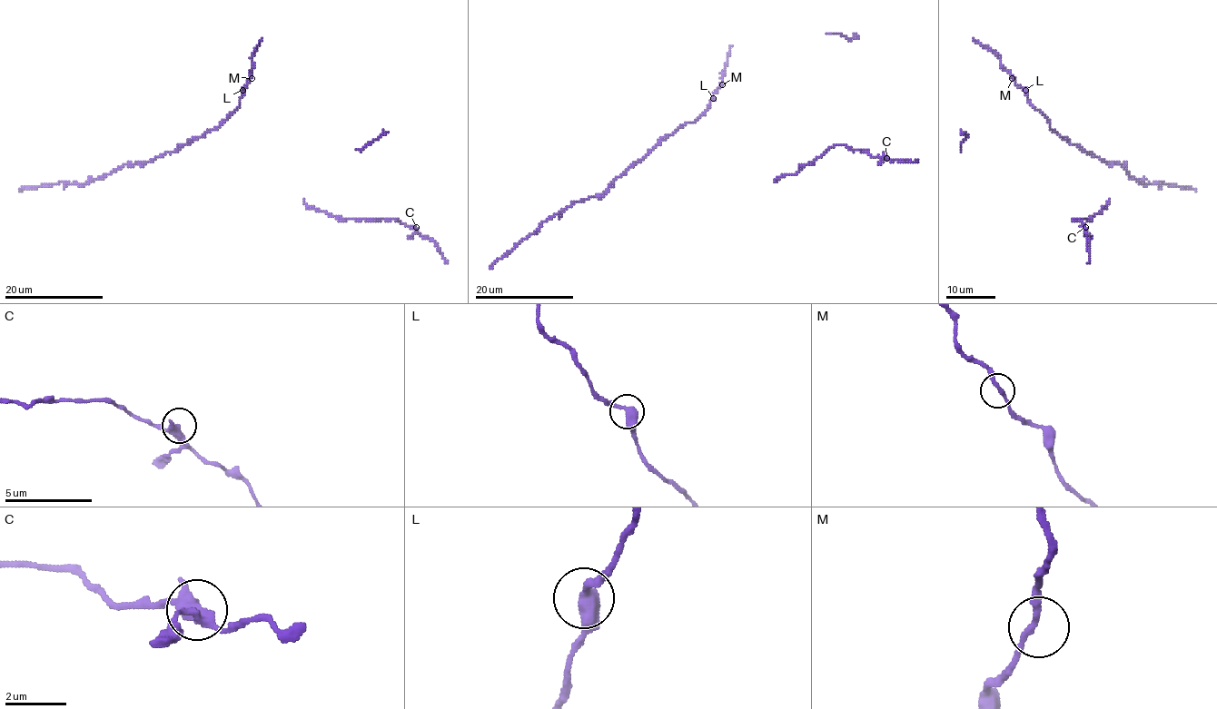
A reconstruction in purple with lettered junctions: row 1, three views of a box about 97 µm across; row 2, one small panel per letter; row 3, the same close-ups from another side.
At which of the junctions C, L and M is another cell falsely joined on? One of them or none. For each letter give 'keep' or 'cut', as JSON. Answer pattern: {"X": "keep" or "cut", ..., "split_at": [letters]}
{"C": "keep", "L": "keep", "M": "keep", "split_at": []}

